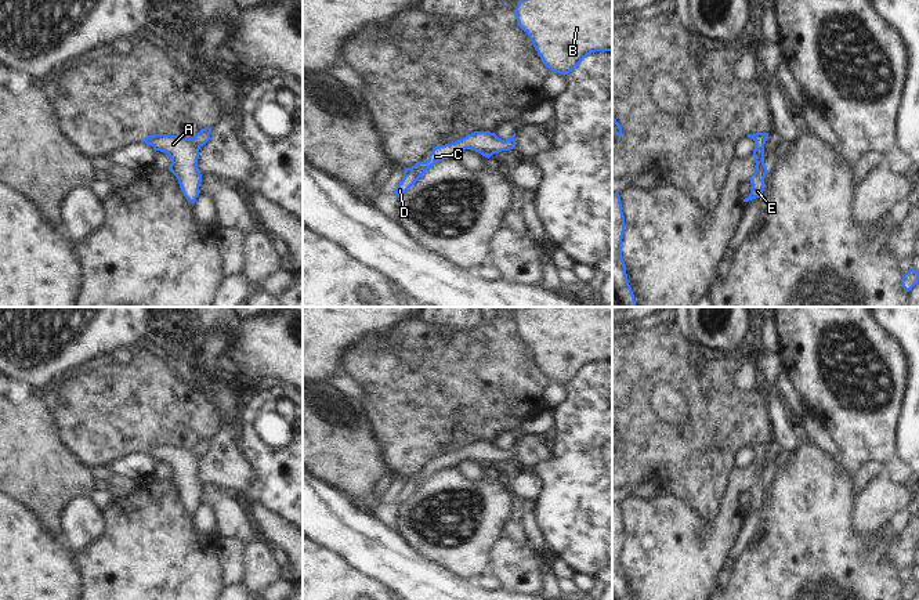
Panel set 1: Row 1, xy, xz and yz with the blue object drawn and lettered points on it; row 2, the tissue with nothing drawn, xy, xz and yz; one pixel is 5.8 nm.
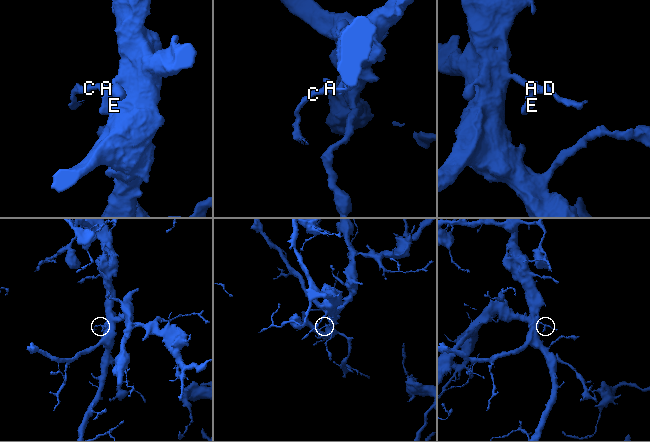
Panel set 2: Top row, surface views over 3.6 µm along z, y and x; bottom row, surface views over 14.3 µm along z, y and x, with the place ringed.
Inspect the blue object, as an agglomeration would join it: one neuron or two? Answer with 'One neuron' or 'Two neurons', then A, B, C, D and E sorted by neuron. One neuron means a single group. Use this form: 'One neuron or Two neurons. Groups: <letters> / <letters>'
One neuron. Groups: A B C D E

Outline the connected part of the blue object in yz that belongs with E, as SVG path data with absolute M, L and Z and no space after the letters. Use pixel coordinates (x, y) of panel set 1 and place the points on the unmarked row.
M768 442L748 444L749 448L755 451L753 466L756 471L755 482L749 487L752 499L743 512L749 512L763 505L764 500L764 487L767 484L767 477L764 474L764 453L767 451Z

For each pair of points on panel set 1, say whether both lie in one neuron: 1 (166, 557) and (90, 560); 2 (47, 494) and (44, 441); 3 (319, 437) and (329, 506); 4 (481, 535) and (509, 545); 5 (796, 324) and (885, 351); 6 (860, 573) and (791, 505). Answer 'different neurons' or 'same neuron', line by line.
1: same neuron
2: same neuron
3: different neurons
4: different neurons
5: same neuron
6: same neuron

